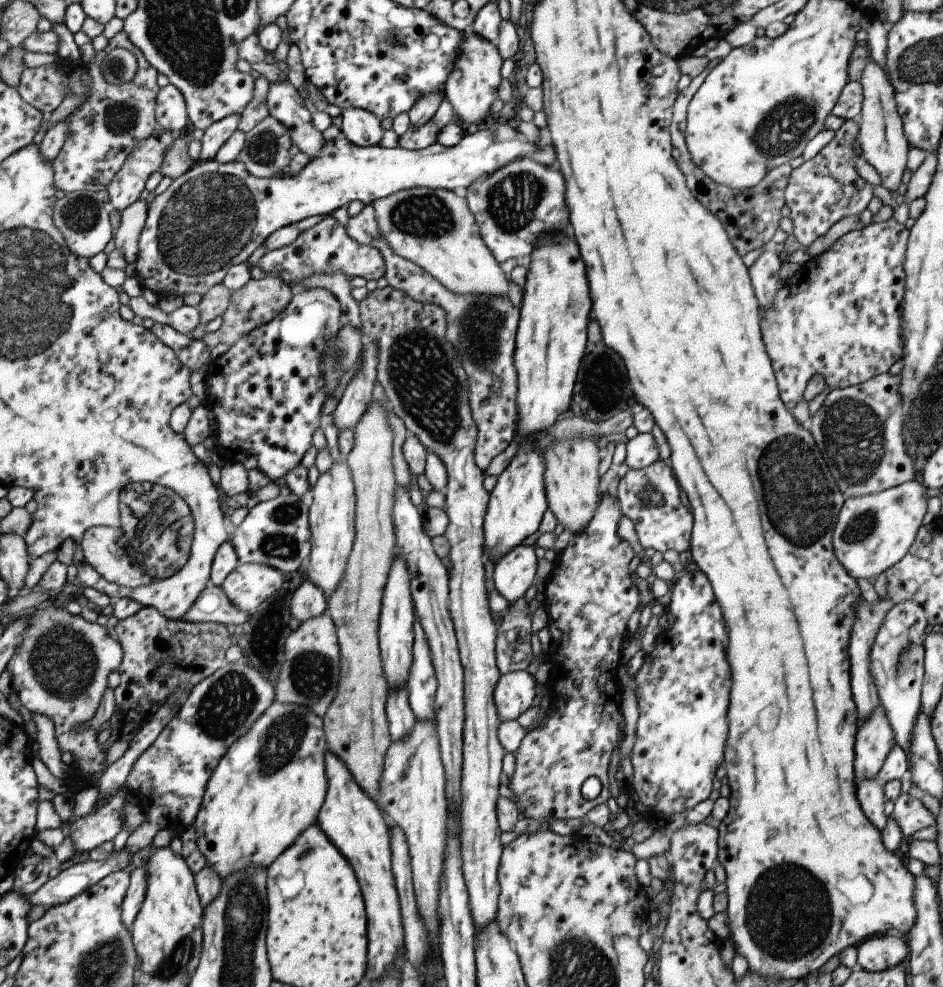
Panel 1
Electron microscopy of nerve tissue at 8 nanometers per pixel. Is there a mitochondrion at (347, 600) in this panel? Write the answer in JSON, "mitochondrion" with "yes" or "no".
{"mitochondrion":"yes"}

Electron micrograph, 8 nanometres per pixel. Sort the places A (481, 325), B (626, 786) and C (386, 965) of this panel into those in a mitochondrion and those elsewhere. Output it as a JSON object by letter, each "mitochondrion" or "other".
{"A":"mitochondrion","B":"other","C":"other"}

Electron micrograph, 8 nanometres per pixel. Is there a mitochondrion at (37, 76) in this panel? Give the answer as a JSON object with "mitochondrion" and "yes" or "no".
{"mitochondrion":"no"}

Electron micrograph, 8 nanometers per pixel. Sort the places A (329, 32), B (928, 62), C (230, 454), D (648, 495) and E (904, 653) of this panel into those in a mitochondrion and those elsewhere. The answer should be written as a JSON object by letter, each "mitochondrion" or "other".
{"A":"other","B":"mitochondrion","C":"other","D":"mitochondrion","E":"mitochondrion"}

